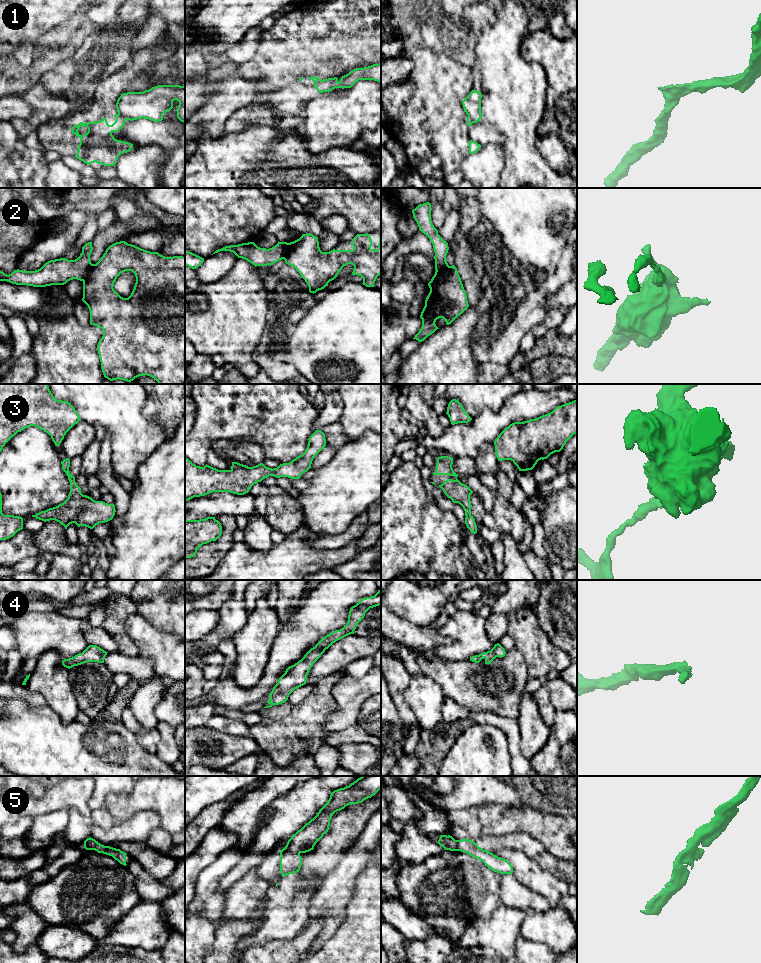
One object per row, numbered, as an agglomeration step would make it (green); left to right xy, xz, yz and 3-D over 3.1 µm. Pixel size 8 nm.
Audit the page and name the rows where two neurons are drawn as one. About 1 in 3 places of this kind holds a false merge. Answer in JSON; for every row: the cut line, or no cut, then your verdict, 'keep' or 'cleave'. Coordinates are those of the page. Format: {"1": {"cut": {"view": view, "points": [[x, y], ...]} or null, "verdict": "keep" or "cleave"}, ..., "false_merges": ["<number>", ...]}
{"1": {"cut": {"view": "xy", "points": [[118, 113], [125, 120]]}, "verdict": "cleave"}, "2": {"cut": {"view": "xy", "points": [[93, 264], [82, 280]]}, "verdict": "cleave"}, "3": {"cut": null, "verdict": "keep"}, "4": {"cut": null, "verdict": "keep"}, "5": {"cut": null, "verdict": "keep"}, "false_merges": ["1", "2"]}

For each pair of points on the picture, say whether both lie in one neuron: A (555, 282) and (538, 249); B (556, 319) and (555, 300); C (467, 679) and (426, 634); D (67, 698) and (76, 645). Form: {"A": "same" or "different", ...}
{"A": "different", "B": "different", "C": "different", "D": "different"}

